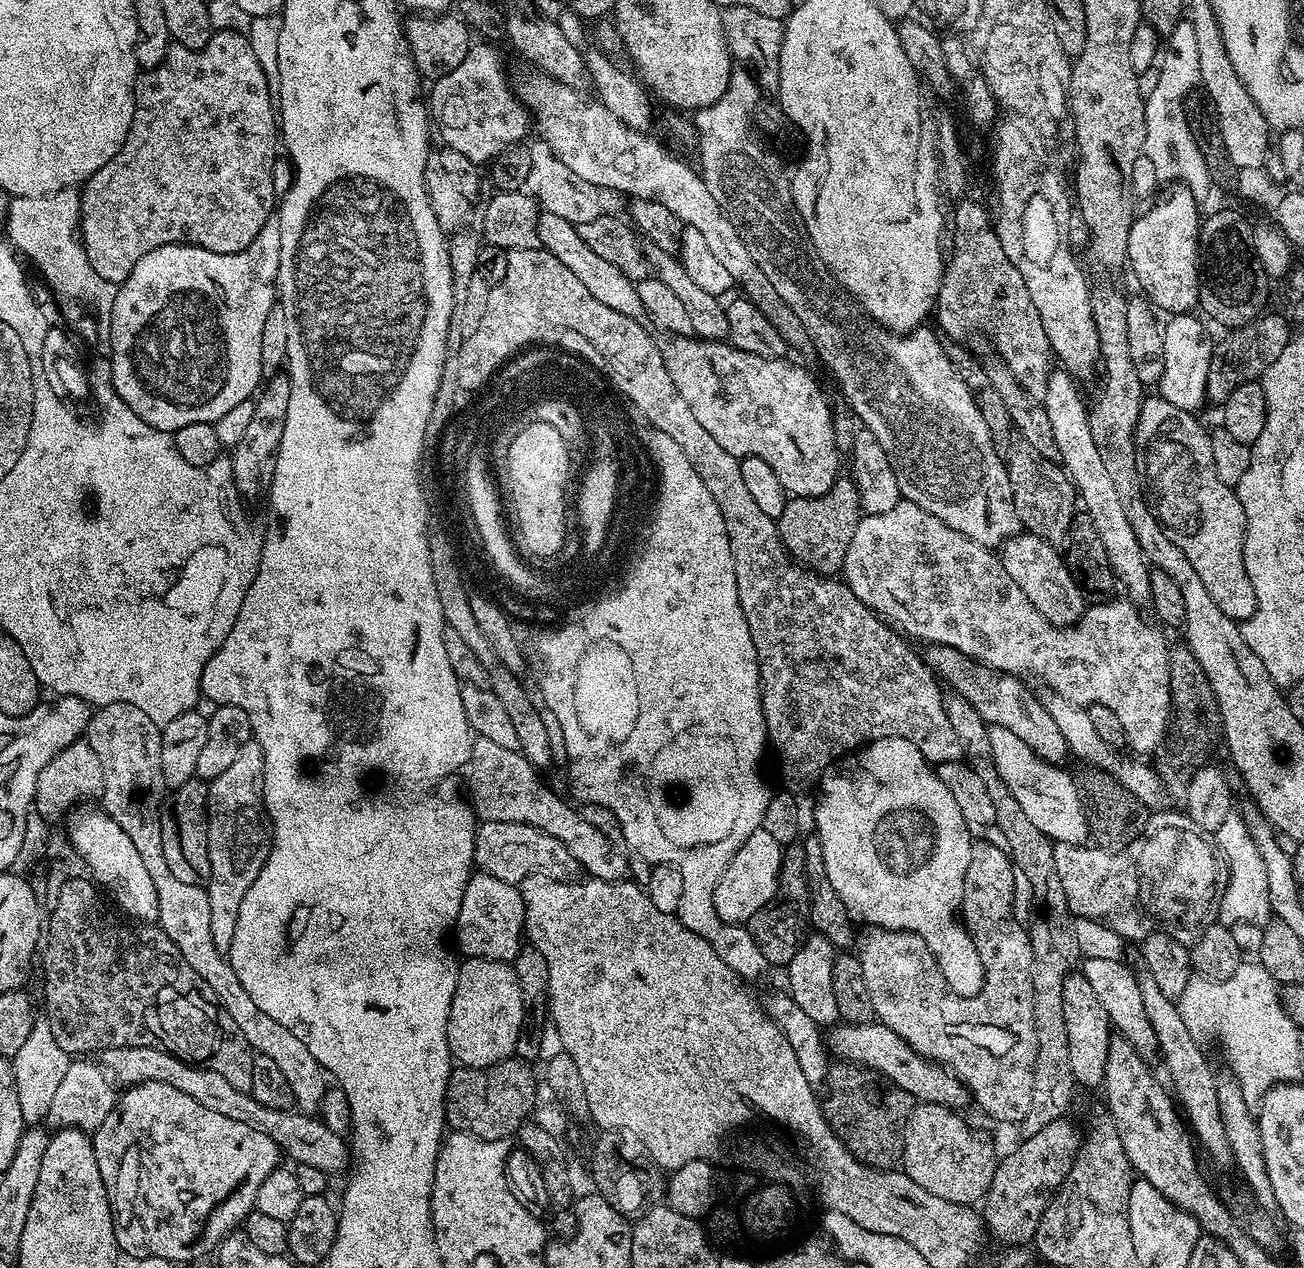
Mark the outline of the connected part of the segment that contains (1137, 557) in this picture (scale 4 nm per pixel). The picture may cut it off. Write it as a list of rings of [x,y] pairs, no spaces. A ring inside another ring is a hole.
[[[1052,370],[1048,374],[1048,385],[1043,398],[1043,406],[1050,418],[1050,426],[1054,430],[1054,442],[1060,455],[1059,463],[1072,481],[1076,495],[1083,511],[1087,512],[1090,522],[1098,529],[1098,538],[1102,538],[1102,546],[1106,550],[1106,558],[1112,567],[1119,587],[1125,588],[1127,599],[1137,605],[1144,606],[1151,601],[1150,565],[1144,556],[1142,546],[1138,546],[1138,538],[1134,538],[1134,530],[1130,530],[1130,522],[1126,522],[1126,513],[1122,511],[1122,502],[1106,471],[1106,465],[1098,454],[1098,446],[1094,446],[1094,434],[1090,434],[1088,421],[1089,405],[1080,397],[1077,381],[1063,370]]]

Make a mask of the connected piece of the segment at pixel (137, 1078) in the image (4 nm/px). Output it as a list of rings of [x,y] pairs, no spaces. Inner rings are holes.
[[[139,1045],[137,1048],[105,1048],[102,1053],[102,1064],[110,1070],[110,1076],[117,1085],[131,1086],[142,1082],[166,1082],[182,1094],[190,1094],[194,1102],[202,1102],[206,1110],[215,1110],[225,1118],[234,1118],[236,1122],[246,1122],[254,1130],[262,1130],[279,1146],[281,1153],[296,1164],[314,1166],[329,1174],[340,1172],[350,1164],[350,1144],[341,1133],[330,1130],[323,1120],[312,1114],[299,1110],[274,1110],[262,1106],[251,1094],[234,1090],[222,1074],[195,1064],[187,1064],[184,1059],[172,1056],[161,1048]]]

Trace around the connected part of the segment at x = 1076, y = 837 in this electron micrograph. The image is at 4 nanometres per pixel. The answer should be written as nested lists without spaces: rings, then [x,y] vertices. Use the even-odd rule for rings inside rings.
[[[1046,761],[1036,764],[1036,776],[1028,780],[1028,784],[1020,784],[1024,792],[1016,792],[1014,798],[1018,800],[1018,806],[1042,830],[1042,834],[1053,842],[1066,842],[1067,844],[1089,843],[1088,834],[1088,814],[1085,801],[1080,801],[1082,797],[1078,784],[1072,781],[1072,776],[1068,772],[1063,772],[1063,767],[1055,764],[1050,768],[1044,768]]]

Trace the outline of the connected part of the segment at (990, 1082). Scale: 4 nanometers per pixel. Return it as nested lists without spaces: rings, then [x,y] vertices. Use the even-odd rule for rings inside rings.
[[[977,843],[972,849],[972,861],[966,870],[966,882],[964,883],[964,902],[962,905],[962,923],[968,929],[968,934],[972,941],[976,943],[976,949],[982,960],[984,976],[980,986],[980,991],[975,994],[961,994],[952,991],[944,983],[944,976],[940,972],[940,967],[936,961],[936,953],[929,950],[926,942],[918,934],[913,932],[897,932],[895,928],[878,928],[875,926],[865,927],[858,936],[858,955],[862,962],[862,974],[866,977],[866,990],[870,990],[870,998],[874,1002],[876,1020],[885,1024],[890,1030],[894,1030],[909,1044],[914,1051],[922,1056],[927,1056],[929,1060],[936,1061],[937,1064],[947,1066],[951,1071],[960,1077],[964,1087],[968,1089],[971,1099],[980,1103],[980,1108],[988,1116],[993,1116],[996,1120],[1001,1120],[1004,1124],[1019,1125],[1021,1120],[1026,1118],[1026,1113],[1030,1110],[1030,1098],[1034,1098],[1034,1062],[1038,1054],[1038,1038],[1034,1024],[1034,986],[1032,985],[1032,944],[1028,940],[1028,929],[1021,921],[1016,919],[1016,909],[1014,905],[1018,900],[1017,879],[1018,873],[1005,849],[999,843],[980,844]]]

